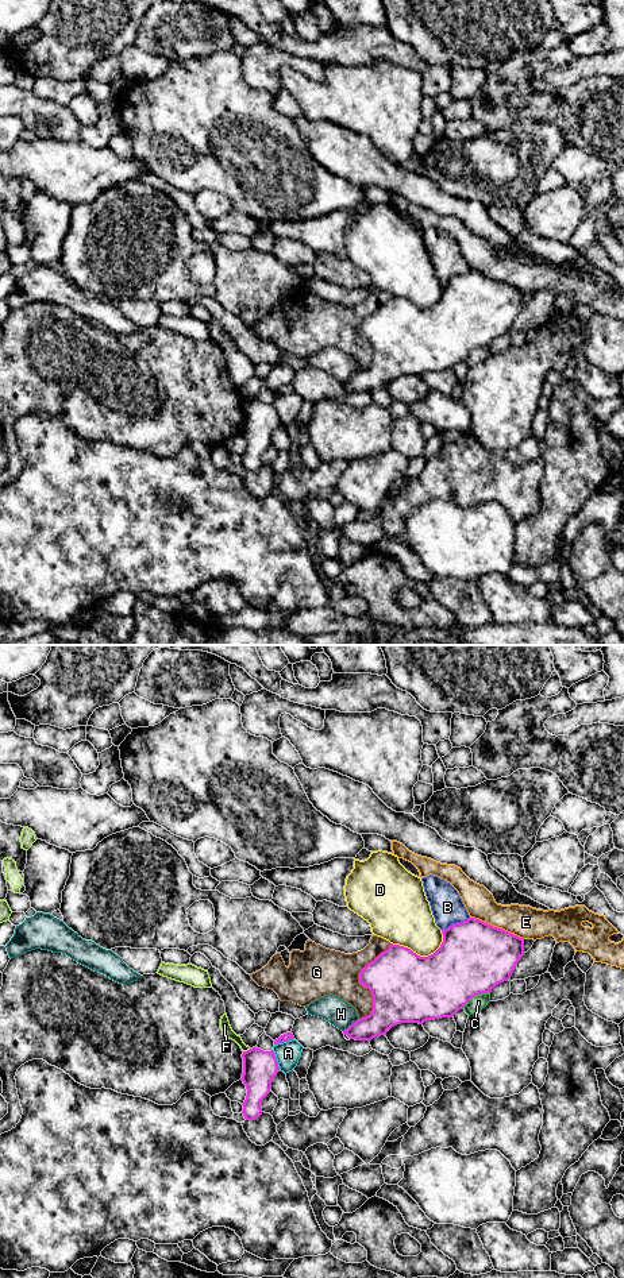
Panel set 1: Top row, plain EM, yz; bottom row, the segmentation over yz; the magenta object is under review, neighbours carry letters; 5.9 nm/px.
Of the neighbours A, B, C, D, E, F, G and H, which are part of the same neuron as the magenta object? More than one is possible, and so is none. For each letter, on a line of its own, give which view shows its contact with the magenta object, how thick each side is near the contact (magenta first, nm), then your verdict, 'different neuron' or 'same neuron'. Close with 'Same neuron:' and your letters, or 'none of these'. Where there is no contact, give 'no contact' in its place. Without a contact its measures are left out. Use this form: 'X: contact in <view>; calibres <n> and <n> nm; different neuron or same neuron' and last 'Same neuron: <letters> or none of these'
A: contact in yz; calibres 50 and 140 nm; different neuron
B: contact in yz; calibres 420 and 190 nm; different neuron
C: contact in yz; calibres 420 and 90 nm; different neuron
D: contact in yz; calibres 420 and 320 nm; different neuron
E: contact in yz; calibres 420 and 190 nm; different neuron
F: contact in yz; calibres 200 and 60 nm; different neuron
G: contact in yz; calibres 380 and 300 nm; different neuron
H: contact in yz; calibres 200 and 160 nm; different neuron
Same neuron: none of these

